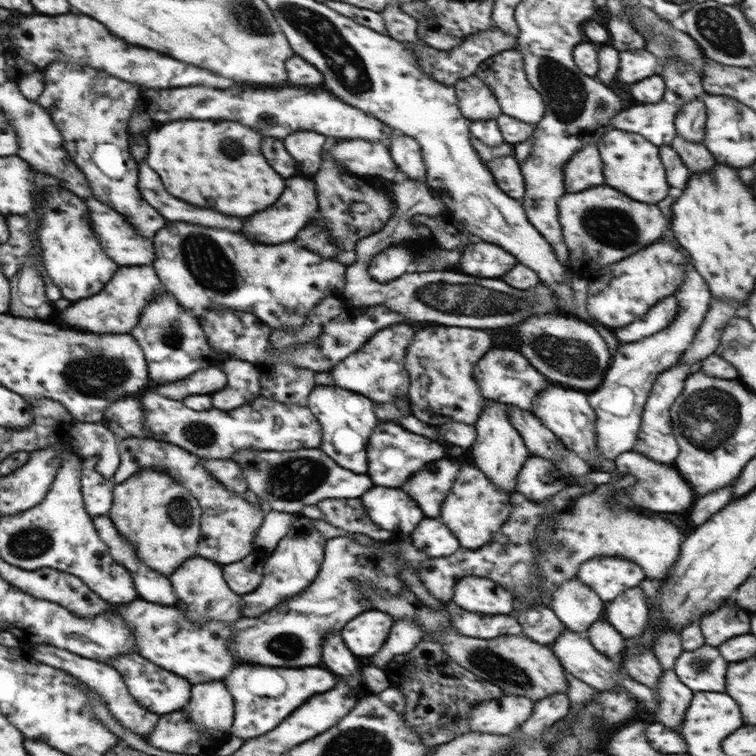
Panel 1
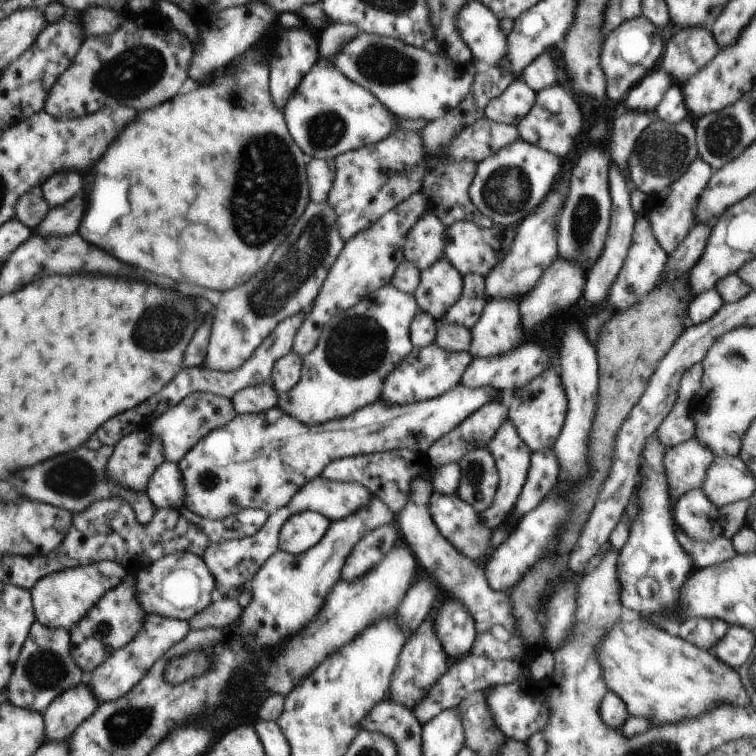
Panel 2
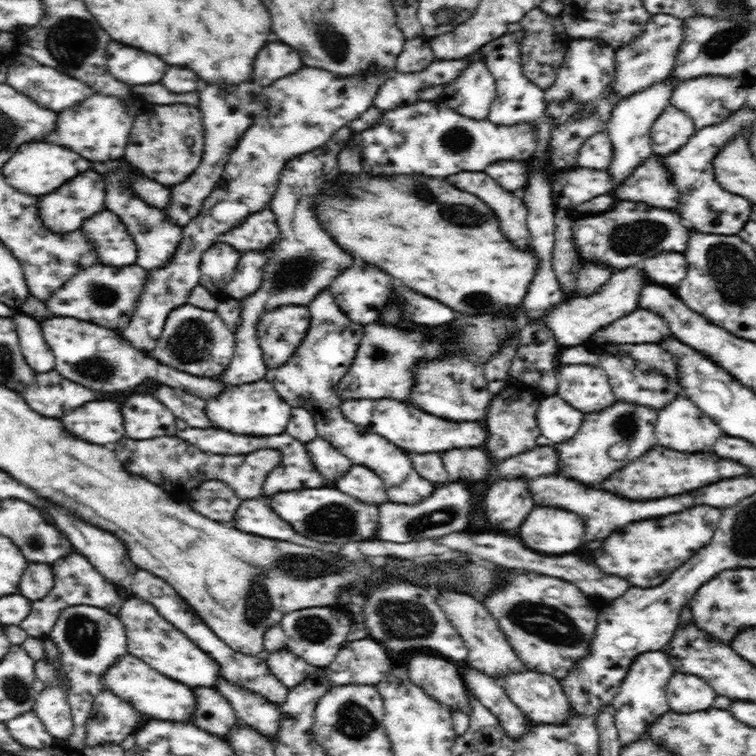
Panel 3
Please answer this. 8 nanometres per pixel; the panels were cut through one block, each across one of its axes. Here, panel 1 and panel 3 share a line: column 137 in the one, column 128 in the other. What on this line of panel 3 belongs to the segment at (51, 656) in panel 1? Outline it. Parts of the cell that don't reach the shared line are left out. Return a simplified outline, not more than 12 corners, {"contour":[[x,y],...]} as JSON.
{"contour":[[104,689],[86,722],[86,744],[121,744],[145,721]]}

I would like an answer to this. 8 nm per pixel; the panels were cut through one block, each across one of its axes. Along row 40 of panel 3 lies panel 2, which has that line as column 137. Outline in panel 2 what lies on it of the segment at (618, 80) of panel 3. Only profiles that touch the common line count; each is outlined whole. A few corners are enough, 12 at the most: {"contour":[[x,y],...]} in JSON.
{"contour":[[146,615],[86,681],[99,704],[127,693],[189,621]]}

